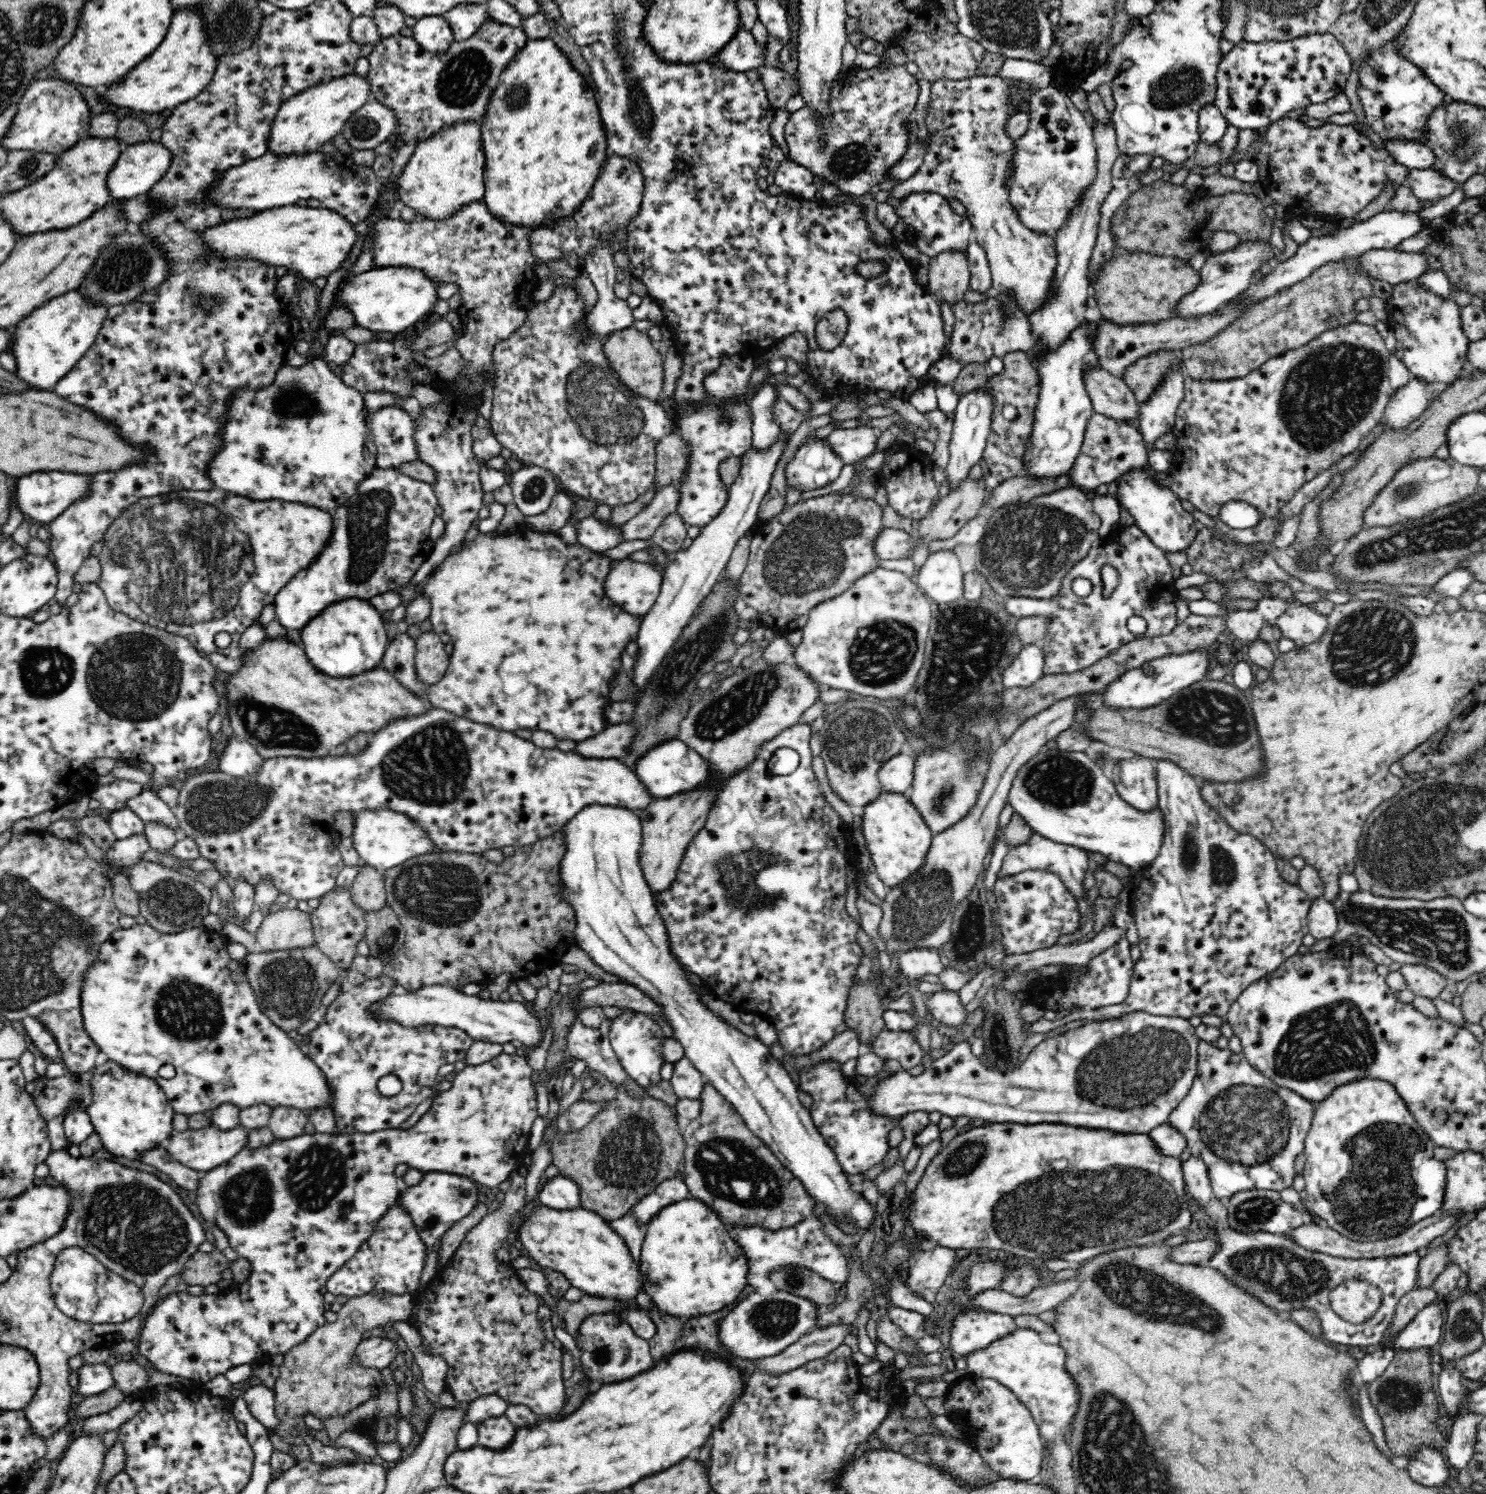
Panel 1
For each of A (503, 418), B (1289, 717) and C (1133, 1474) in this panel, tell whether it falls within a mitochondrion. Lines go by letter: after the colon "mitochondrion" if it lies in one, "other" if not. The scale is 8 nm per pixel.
A: other
B: other
C: mitochondrion

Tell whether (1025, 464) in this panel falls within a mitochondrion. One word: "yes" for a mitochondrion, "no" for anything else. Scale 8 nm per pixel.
no

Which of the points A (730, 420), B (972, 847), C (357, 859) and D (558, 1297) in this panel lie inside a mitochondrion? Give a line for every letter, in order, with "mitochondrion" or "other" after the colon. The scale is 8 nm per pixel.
A: mitochondrion
B: other
C: other
D: other

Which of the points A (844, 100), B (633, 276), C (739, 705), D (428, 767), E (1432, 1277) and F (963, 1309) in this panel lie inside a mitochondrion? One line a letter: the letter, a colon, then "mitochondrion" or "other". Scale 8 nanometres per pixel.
A: other
B: other
C: mitochondrion
D: mitochondrion
E: other
F: other

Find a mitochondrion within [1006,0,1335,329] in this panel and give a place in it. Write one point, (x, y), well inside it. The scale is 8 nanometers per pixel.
(1177, 89)

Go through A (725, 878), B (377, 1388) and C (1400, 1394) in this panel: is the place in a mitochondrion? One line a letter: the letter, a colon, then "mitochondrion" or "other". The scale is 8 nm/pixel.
A: mitochondrion
B: other
C: mitochondrion

